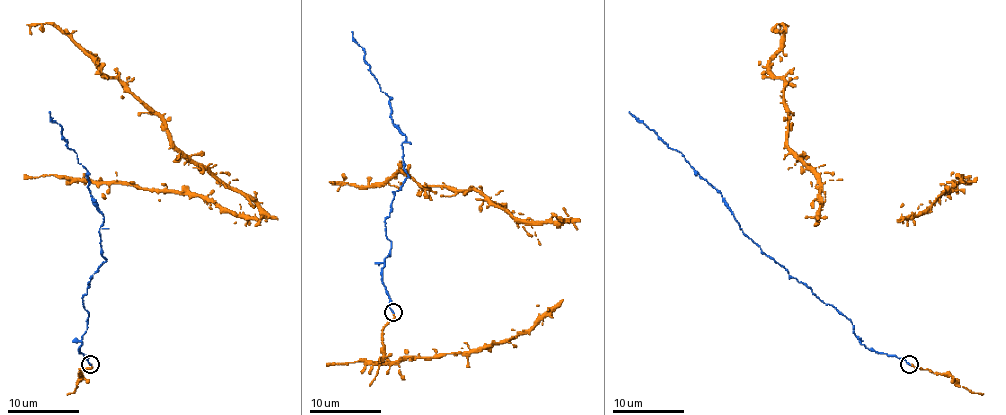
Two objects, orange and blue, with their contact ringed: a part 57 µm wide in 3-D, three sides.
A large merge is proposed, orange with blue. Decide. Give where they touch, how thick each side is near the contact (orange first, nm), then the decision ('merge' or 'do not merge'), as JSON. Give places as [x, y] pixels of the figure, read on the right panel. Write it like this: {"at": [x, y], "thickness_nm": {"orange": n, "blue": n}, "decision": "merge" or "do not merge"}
{"at": [909, 364], "thickness_nm": {"orange": 200, "blue": 170}, "decision": "merge"}

